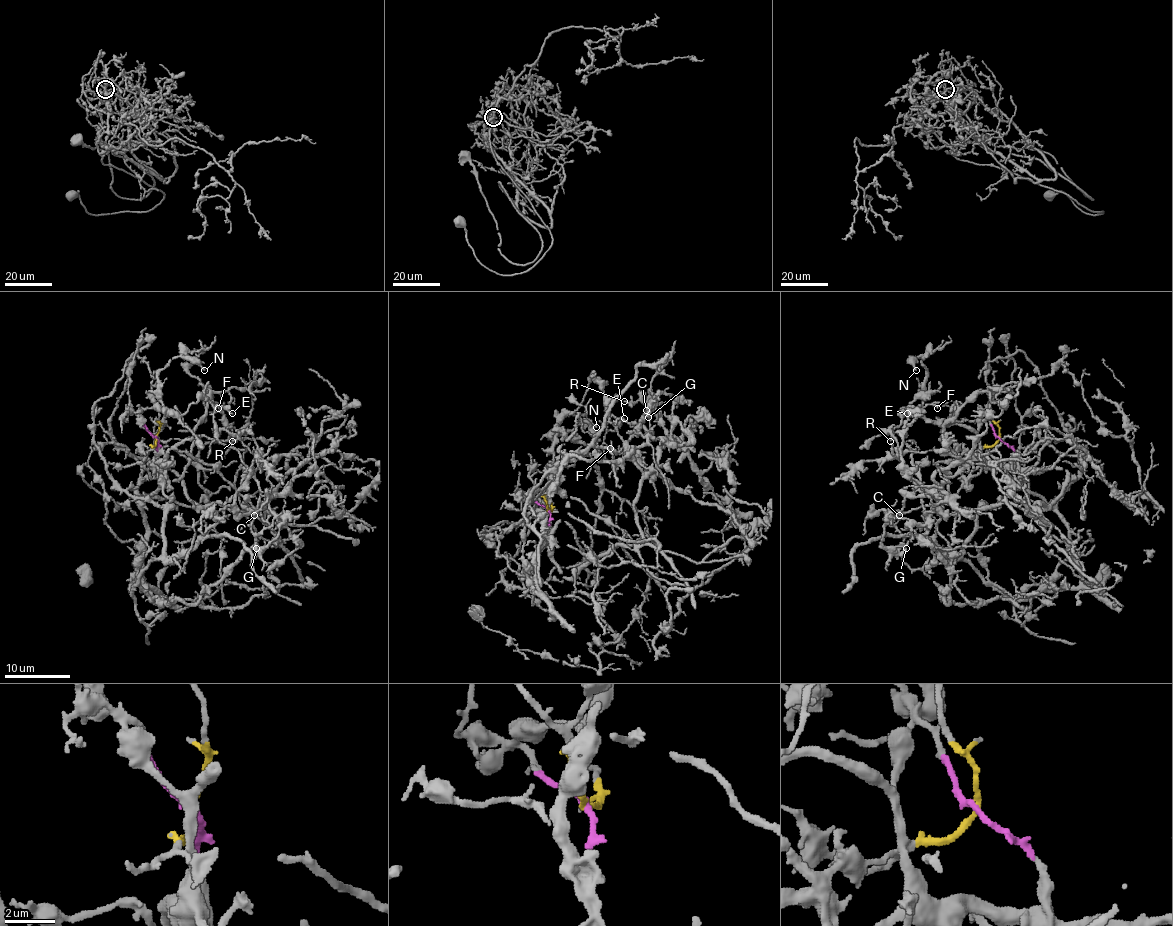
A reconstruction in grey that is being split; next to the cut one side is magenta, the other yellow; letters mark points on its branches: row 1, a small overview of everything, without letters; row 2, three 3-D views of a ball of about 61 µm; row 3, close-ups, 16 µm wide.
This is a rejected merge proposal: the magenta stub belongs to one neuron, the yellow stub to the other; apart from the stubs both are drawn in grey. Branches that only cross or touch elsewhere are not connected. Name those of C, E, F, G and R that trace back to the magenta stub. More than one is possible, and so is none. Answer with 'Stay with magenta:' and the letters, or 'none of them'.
Stay with magenta: C, E, F, G, R

